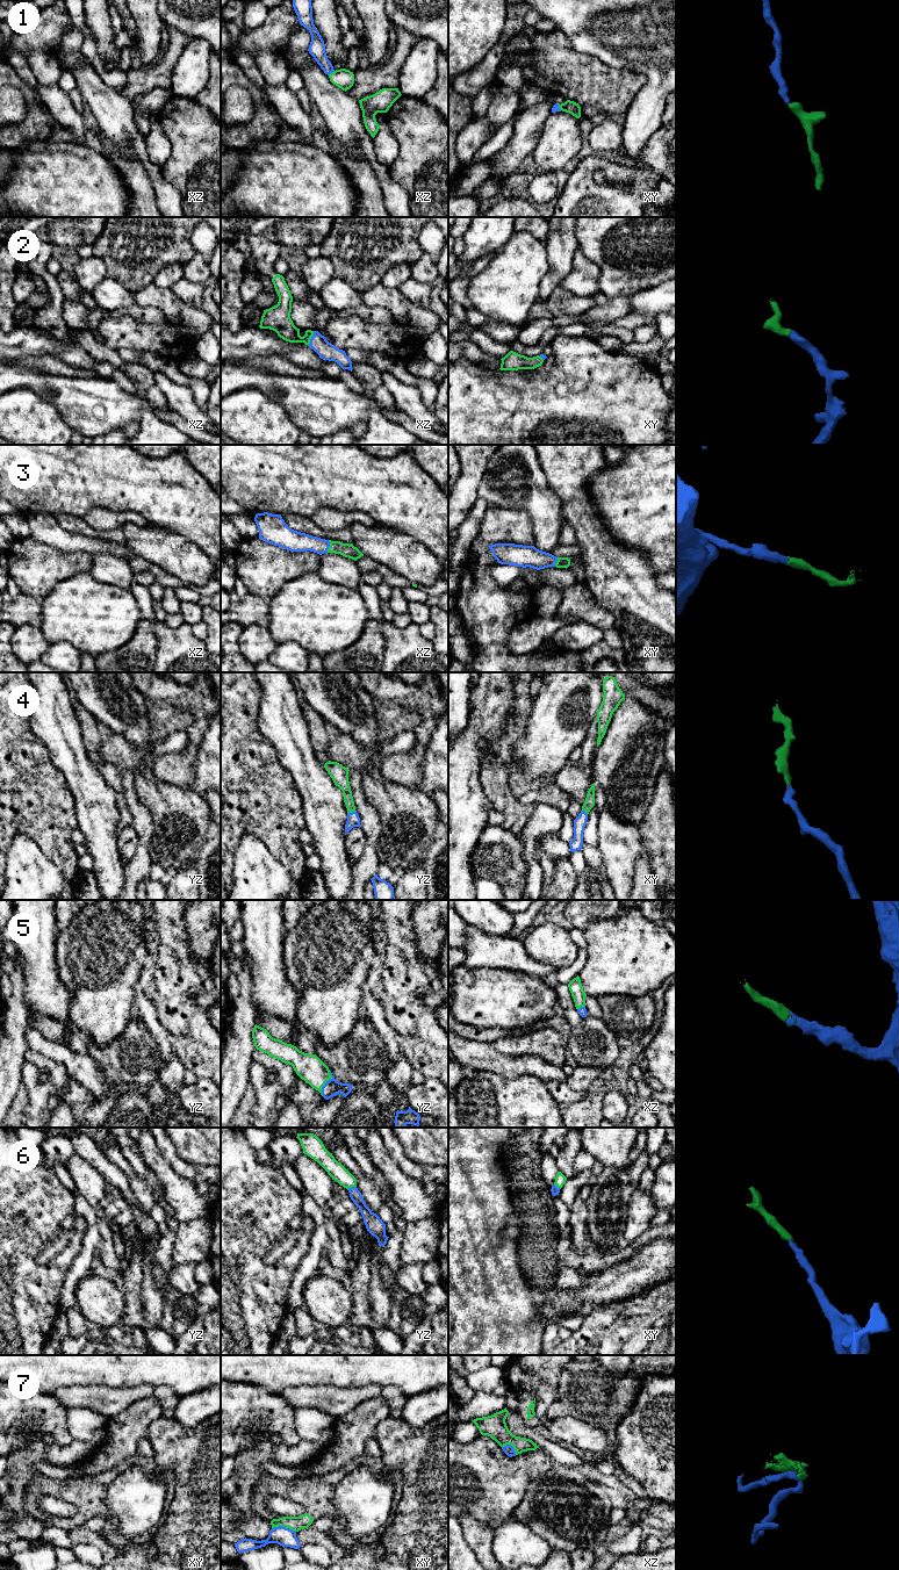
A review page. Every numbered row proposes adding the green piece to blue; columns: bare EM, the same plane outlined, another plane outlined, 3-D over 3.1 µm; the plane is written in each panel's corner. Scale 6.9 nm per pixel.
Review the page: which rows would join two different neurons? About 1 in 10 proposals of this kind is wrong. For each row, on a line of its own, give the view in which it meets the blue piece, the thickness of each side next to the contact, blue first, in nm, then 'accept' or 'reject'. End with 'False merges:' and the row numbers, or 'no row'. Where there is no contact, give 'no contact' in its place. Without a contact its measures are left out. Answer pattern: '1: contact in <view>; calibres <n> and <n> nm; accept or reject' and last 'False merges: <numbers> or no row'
1: contact in xz; calibres 110 and 140 nm; accept
2: contact in xz; calibres 120 and 150 nm; accept
3: contact in xz; calibres 140 and 100 nm; accept
4: contact in yz; calibres 90 and 110 nm; accept
5: contact in yz; calibres 120 and 190 nm; accept
6: contact in yz; calibres 90 and 120 nm; accept
7: contact in xy; calibres 130 and 100 nm; reject
False merges: 7

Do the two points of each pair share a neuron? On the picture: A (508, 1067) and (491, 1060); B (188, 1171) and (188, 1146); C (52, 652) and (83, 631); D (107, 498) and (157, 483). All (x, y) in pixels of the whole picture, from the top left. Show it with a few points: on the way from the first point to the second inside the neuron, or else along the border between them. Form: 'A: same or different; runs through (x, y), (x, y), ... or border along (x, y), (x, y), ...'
A: same; runs through (504, 1065), (495, 1063)
B: different; border along (172, 1140), (175, 1152), (186, 1161), (208, 1166)
C: different; border along (50, 643), (67, 641), (81, 652)
D: same; runs through (120, 485), (122, 483), (144, 483)

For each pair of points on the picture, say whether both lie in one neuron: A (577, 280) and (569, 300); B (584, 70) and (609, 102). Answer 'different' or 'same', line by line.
A: different
B: same

